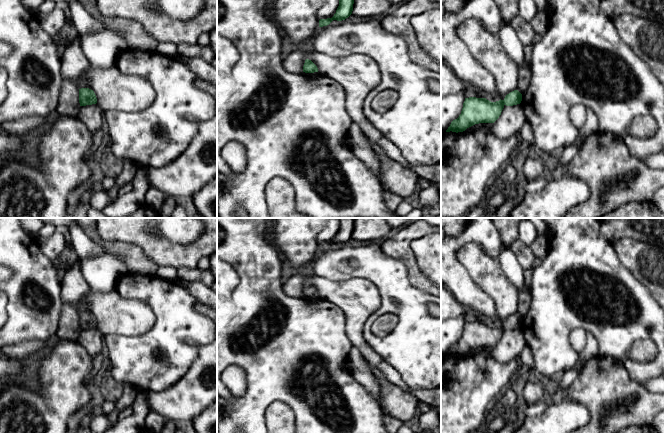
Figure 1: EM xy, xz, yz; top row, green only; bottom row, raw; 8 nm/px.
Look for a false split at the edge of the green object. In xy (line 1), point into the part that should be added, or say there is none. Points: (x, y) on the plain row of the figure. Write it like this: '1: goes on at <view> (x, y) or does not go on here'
1: does not go on here

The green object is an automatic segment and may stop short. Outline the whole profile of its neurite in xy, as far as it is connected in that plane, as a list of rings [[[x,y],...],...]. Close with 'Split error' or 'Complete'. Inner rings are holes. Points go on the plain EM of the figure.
[[[89,312],[79,313],[80,330],[92,329],[97,327],[97,322],[93,314]]]. Complete

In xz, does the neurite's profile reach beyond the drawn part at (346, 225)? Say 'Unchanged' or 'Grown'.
Unchanged

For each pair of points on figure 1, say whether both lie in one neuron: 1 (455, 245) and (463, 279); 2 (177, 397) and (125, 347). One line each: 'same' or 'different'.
1: same
2: different

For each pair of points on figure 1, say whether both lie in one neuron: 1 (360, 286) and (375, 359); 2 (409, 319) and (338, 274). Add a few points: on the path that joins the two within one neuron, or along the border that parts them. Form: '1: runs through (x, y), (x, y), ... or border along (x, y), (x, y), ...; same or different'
1: runs through (357, 304), (358, 341); same
2: runs through (400, 299), (372, 271), (358, 271); same

